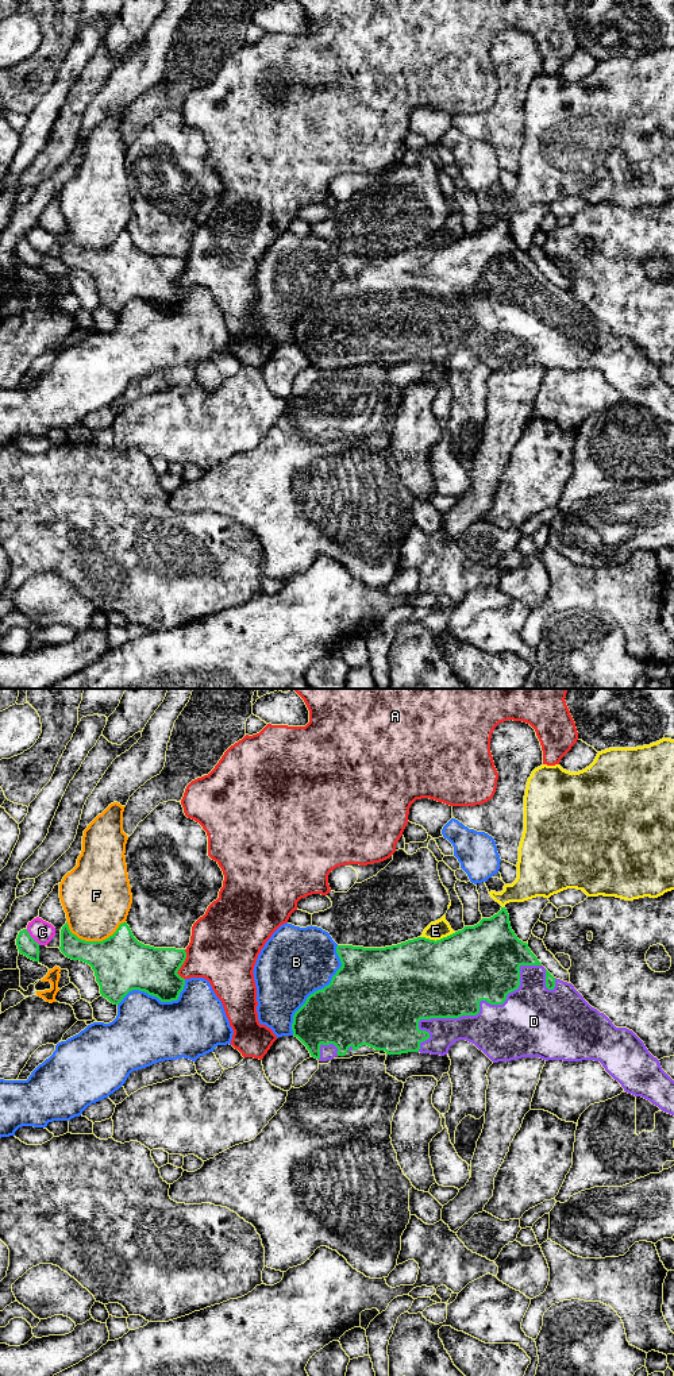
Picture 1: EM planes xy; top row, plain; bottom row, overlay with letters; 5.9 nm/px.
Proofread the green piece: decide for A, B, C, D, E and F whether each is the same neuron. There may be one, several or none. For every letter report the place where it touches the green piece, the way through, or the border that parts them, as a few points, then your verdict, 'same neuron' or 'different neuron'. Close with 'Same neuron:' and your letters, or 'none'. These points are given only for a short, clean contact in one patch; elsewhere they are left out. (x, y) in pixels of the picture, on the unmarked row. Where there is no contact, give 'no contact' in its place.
A: contact xy (183, 272); different neuron
B: contact xy (318, 299); different neuron
C: contact xy (31, 246); different neuron
D: contact xy (476, 323); same neuron
E: contact xy (438, 249); different neuron
F: contact xy (95, 250); different neuron
Same neuron: D

